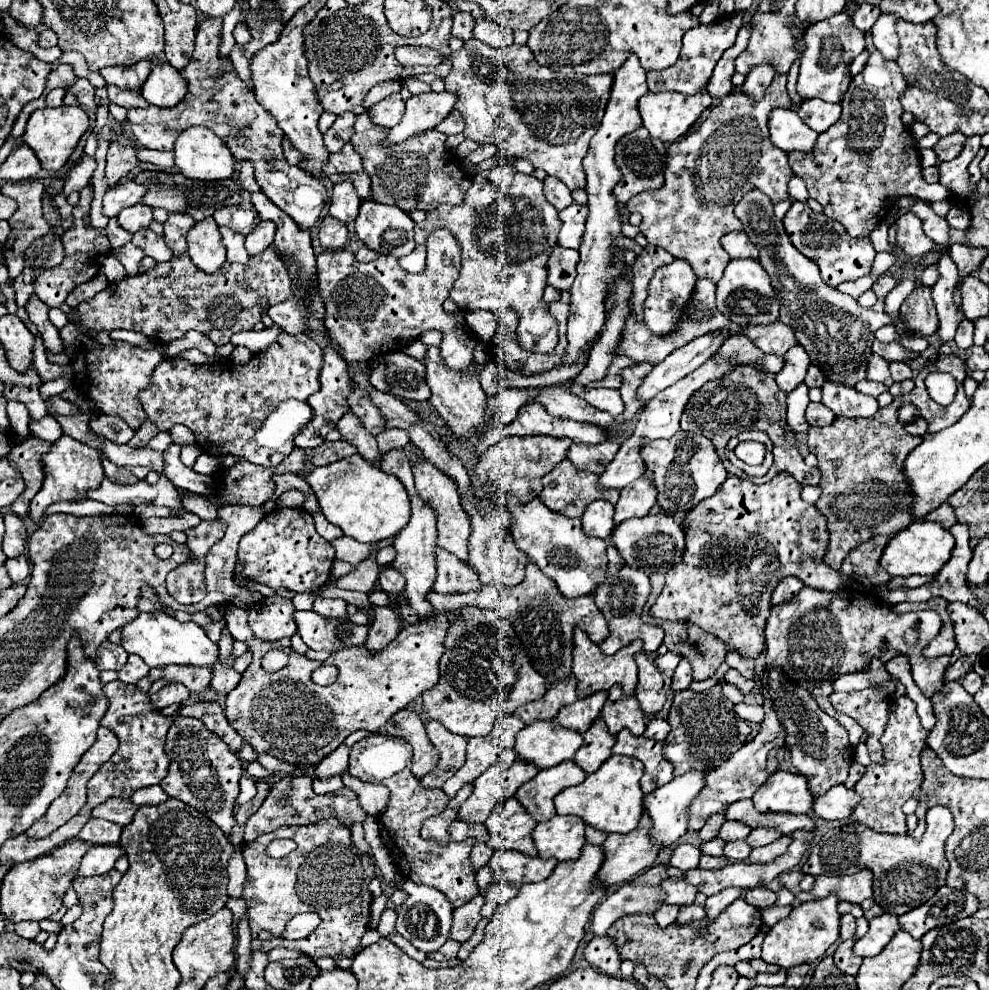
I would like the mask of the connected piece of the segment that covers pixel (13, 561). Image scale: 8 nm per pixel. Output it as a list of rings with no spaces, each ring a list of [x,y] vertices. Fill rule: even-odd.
[[[20,554],[16,558],[8,558],[6,560],[6,568],[8,568],[8,574],[10,574],[10,578],[12,578],[14,584],[24,582],[30,576],[30,566],[28,566],[26,554]]]

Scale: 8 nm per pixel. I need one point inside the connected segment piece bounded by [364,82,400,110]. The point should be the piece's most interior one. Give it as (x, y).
(380, 91)

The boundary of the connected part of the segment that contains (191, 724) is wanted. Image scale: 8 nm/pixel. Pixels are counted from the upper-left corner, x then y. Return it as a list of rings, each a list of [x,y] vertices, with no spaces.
[[[176,716],[174,724],[168,730],[166,746],[164,746],[170,762],[168,776],[160,782],[160,786],[172,798],[178,798],[196,810],[204,812],[212,822],[216,822],[222,832],[230,834],[234,820],[234,802],[238,796],[238,780],[242,778],[242,762],[236,754],[228,750],[228,746],[198,718],[184,718]]]

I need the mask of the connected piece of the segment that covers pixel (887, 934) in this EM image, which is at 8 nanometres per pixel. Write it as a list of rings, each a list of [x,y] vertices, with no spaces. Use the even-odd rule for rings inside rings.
[[[884,912],[882,916],[876,916],[870,920],[868,932],[854,944],[854,952],[858,956],[876,956],[886,948],[886,944],[894,938],[894,934],[900,930],[898,916]]]

